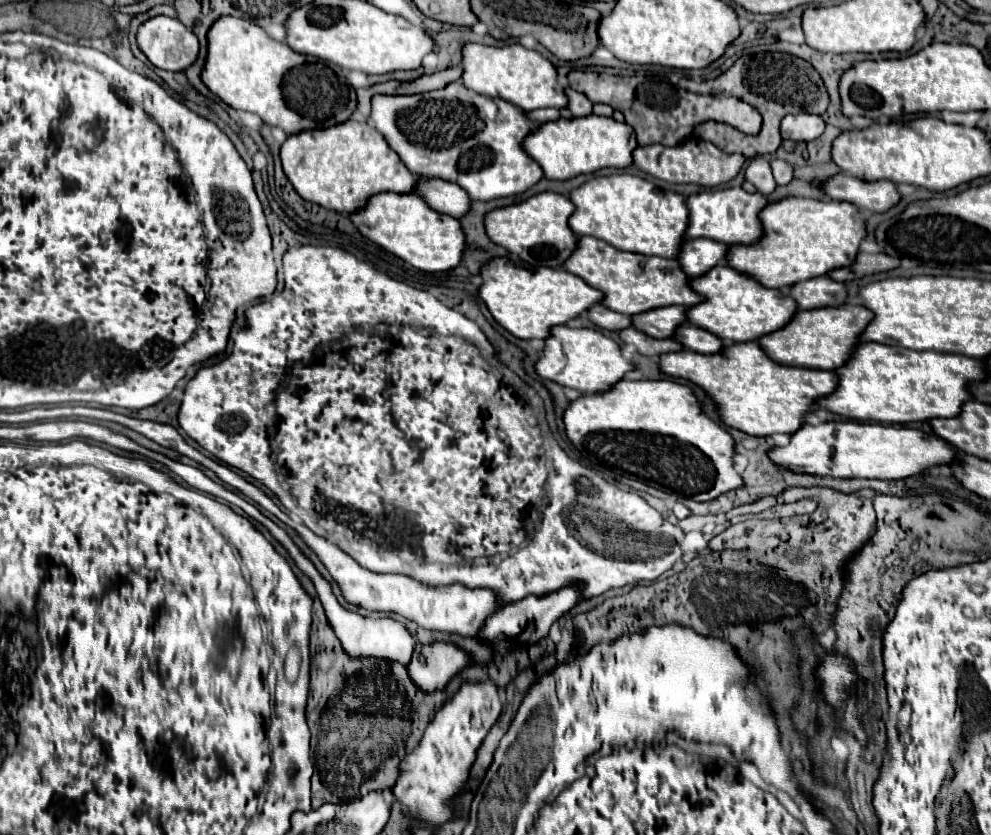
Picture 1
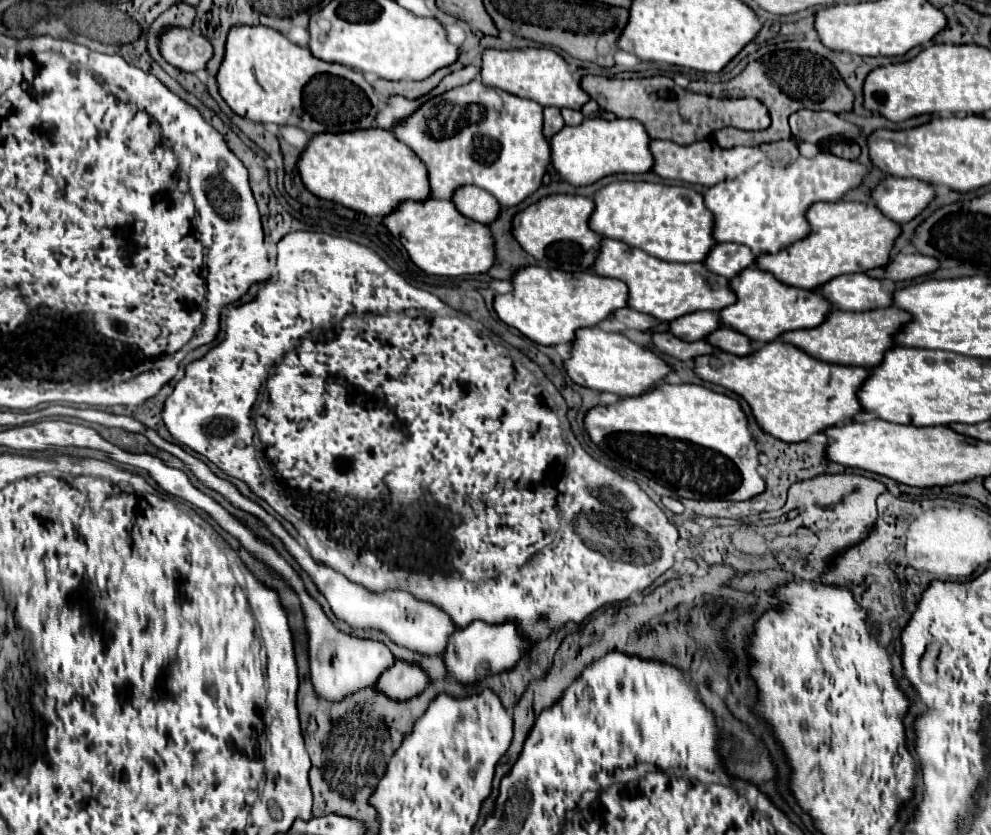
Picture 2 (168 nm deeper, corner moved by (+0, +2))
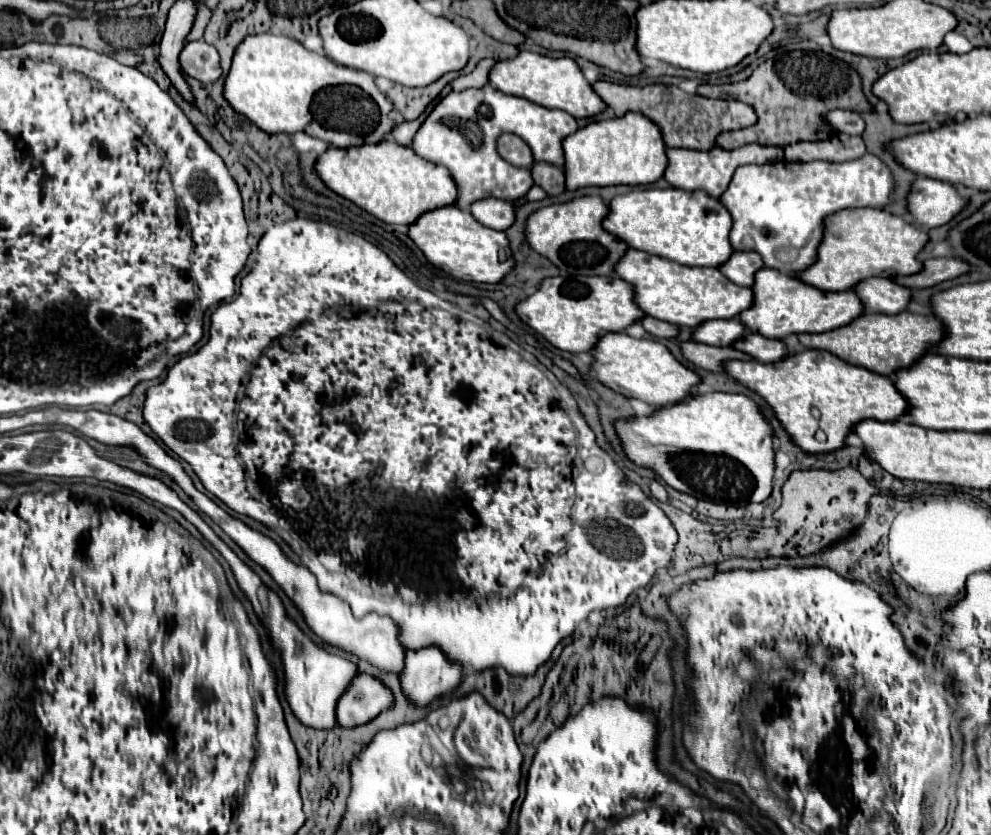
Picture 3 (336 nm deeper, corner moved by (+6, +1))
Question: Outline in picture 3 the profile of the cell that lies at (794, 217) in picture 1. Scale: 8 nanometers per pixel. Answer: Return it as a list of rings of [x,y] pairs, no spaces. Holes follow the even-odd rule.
[[[856,209],[856,211],[840,211],[826,221],[824,241],[818,247],[818,261],[808,267],[800,279],[808,285],[814,285],[822,291],[852,291],[854,283],[862,283],[862,279],[870,277],[898,277],[898,275],[914,275],[922,271],[922,261],[918,259],[920,251],[928,243],[928,231],[906,223],[902,217],[896,217],[888,211],[880,209]]]

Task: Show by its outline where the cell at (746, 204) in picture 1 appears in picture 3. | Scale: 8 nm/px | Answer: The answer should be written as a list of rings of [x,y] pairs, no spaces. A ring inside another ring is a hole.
[[[872,153],[862,155],[860,159],[828,163],[828,161],[810,161],[810,163],[790,163],[776,161],[768,165],[744,165],[738,167],[728,189],[720,197],[726,209],[734,219],[734,227],[730,231],[730,243],[734,251],[756,251],[762,255],[764,265],[778,269],[782,273],[800,273],[816,263],[818,245],[824,237],[824,221],[842,209],[862,209],[874,207],[884,209],[892,203],[894,193],[894,177],[890,169]]]

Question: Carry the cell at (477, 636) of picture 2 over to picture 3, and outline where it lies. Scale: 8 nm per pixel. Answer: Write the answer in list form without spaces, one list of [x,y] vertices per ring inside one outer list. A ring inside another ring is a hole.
[[[428,647],[422,651],[406,651],[404,669],[398,679],[408,703],[426,707],[434,697],[458,687],[462,669],[450,667],[436,647]]]

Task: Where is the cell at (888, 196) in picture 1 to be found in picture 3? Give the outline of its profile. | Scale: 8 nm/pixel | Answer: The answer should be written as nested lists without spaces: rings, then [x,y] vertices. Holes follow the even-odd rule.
[[[918,177],[912,185],[908,203],[914,221],[920,227],[932,229],[946,225],[952,217],[956,217],[968,205],[968,199],[946,181]]]

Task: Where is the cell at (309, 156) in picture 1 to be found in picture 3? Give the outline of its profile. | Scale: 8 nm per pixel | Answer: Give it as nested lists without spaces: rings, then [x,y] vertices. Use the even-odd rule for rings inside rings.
[[[392,141],[348,149],[330,147],[318,157],[316,171],[334,193],[394,225],[410,225],[420,215],[438,207],[454,205],[458,199],[456,181],[446,167],[430,163],[418,157],[410,147]]]

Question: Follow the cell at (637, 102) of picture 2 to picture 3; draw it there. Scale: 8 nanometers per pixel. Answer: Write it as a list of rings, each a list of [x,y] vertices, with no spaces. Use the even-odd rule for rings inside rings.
[[[608,81],[594,83],[594,91],[606,101],[606,105],[622,117],[628,111],[642,113],[656,121],[664,133],[666,147],[680,147],[680,149],[694,149],[694,151],[710,151],[716,145],[716,137],[722,131],[732,129],[744,129],[756,123],[756,113],[750,105],[728,99],[708,99],[702,95],[690,95],[684,93],[678,87],[670,85],[648,85],[648,87],[630,87],[630,85],[618,85]]]

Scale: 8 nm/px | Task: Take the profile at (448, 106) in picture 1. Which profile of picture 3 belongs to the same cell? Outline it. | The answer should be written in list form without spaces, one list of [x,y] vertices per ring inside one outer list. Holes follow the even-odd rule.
[[[466,89],[452,91],[446,95],[418,129],[412,149],[426,161],[444,165],[450,169],[454,181],[458,183],[458,209],[468,211],[478,199],[520,199],[534,185],[532,173],[526,167],[514,167],[504,161],[496,151],[496,139],[502,133],[516,133],[532,149],[534,163],[544,161],[556,165],[564,171],[564,149],[562,141],[578,129],[578,123],[566,111],[552,110],[536,105],[528,99],[506,95],[498,89]]]

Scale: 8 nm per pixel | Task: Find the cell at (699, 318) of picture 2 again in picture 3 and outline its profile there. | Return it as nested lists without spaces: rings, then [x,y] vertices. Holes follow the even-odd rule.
[[[738,319],[726,321],[706,321],[694,331],[694,341],[716,345],[716,347],[730,347],[734,341],[746,335],[746,327]]]

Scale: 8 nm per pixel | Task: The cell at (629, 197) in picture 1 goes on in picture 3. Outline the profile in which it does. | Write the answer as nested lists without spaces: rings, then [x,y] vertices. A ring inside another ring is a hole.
[[[634,189],[626,195],[618,195],[610,201],[610,215],[602,223],[606,231],[624,239],[634,249],[642,249],[646,253],[666,257],[678,261],[682,265],[698,265],[698,267],[718,267],[726,263],[734,253],[730,245],[730,229],[732,229],[732,215],[720,203],[720,199],[710,197],[706,191],[684,191],[684,189]]]

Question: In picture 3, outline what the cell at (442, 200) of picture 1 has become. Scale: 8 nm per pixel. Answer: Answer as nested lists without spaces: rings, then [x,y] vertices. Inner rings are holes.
[[[494,197],[474,201],[470,211],[482,225],[486,225],[490,229],[498,229],[498,231],[506,231],[514,223],[514,217],[516,217],[512,203],[494,199]]]

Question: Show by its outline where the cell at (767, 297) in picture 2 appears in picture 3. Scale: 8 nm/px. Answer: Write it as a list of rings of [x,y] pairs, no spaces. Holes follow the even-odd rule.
[[[768,267],[756,273],[756,283],[752,291],[754,291],[754,303],[750,309],[742,311],[738,319],[750,331],[760,333],[764,337],[772,337],[772,339],[782,339],[786,335],[798,335],[798,333],[832,331],[836,327],[852,323],[864,313],[864,303],[854,291],[828,293],[800,281],[794,275],[786,275]]]

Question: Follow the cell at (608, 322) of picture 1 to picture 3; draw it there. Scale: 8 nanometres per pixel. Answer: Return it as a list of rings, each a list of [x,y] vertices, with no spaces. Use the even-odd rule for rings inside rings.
[[[644,317],[644,319],[640,319],[640,323],[644,325],[644,329],[646,329],[650,335],[660,337],[660,339],[674,339],[674,337],[678,337],[678,333],[680,333],[678,325],[672,325],[672,323],[654,319],[654,317]]]

